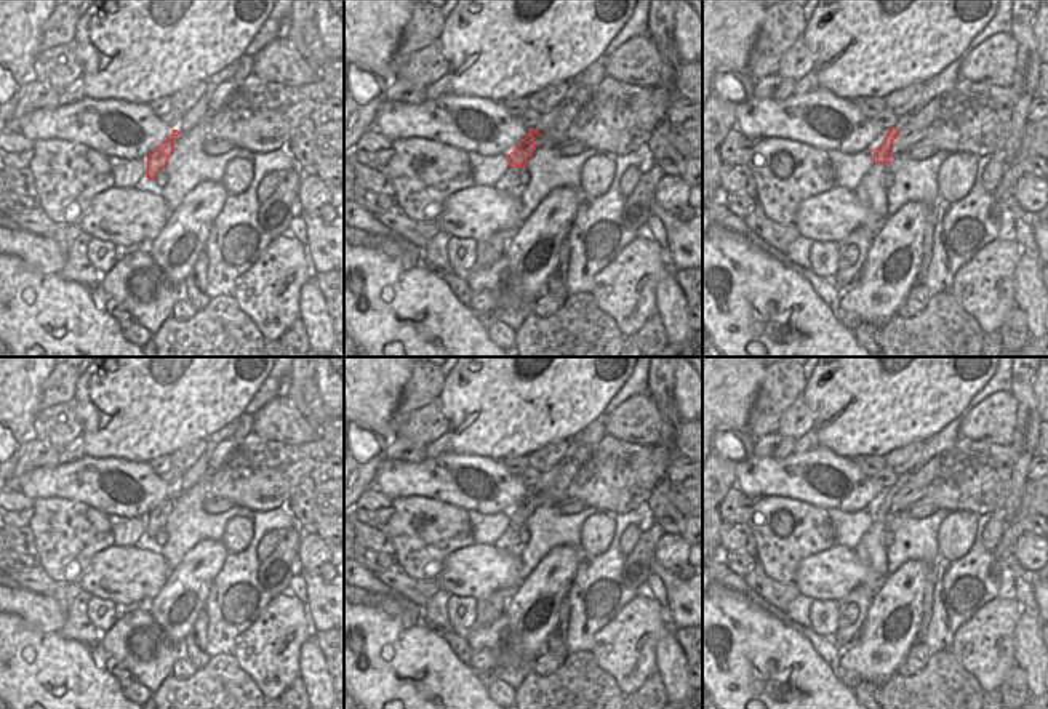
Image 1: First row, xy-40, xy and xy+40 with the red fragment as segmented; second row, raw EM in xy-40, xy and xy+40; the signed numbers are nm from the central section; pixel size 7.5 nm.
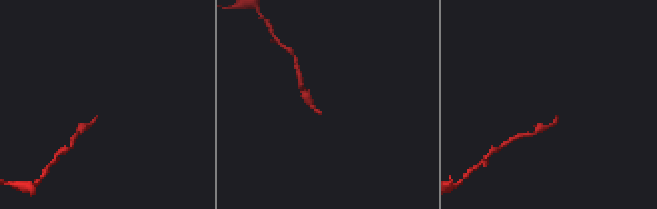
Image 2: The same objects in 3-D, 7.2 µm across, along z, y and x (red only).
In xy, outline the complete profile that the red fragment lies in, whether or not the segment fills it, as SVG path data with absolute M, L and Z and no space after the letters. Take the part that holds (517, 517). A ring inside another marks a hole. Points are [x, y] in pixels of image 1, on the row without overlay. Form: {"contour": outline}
{"contour": "M568 461L560 463L560 472L557 479L542 491L530 488L528 495L509 512L510 527L525 527L528 517L536 507L546 503L560 503L566 498L566 490L576 475L579 464Z"}

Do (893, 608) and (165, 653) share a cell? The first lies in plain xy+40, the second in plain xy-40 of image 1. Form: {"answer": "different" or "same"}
{"answer": "different"}

